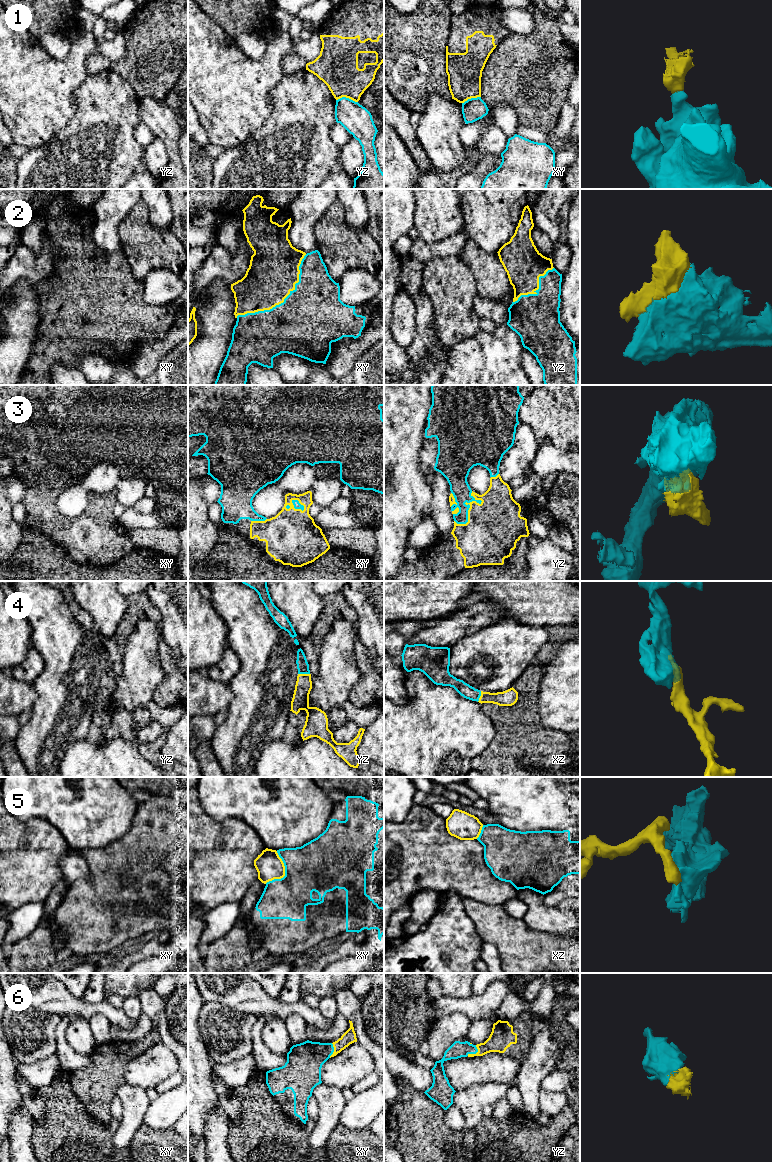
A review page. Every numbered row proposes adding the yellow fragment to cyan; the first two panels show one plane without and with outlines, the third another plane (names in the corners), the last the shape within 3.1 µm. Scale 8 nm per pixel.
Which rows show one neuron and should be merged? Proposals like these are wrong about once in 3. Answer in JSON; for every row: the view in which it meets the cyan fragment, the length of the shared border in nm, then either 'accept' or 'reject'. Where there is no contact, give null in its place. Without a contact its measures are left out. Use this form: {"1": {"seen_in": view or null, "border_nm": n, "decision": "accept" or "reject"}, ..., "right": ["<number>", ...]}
{"1": {"seen_in": "yz", "border_nm": 180, "decision": "reject"}, "2": {"seen_in": "xy", "border_nm": 750, "decision": "accept"}, "3": {"seen_in": "yz", "border_nm": 300, "decision": "accept"}, "4": {"seen_in": "yz", "border_nm": 100, "decision": "accept"}, "5": {"seen_in": "xy", "border_nm": 280, "decision": "reject"}, "6": {"seen_in": "yz", "border_nm": 120, "decision": "accept"}, "right": ["2", "3", "4", "6"]}

